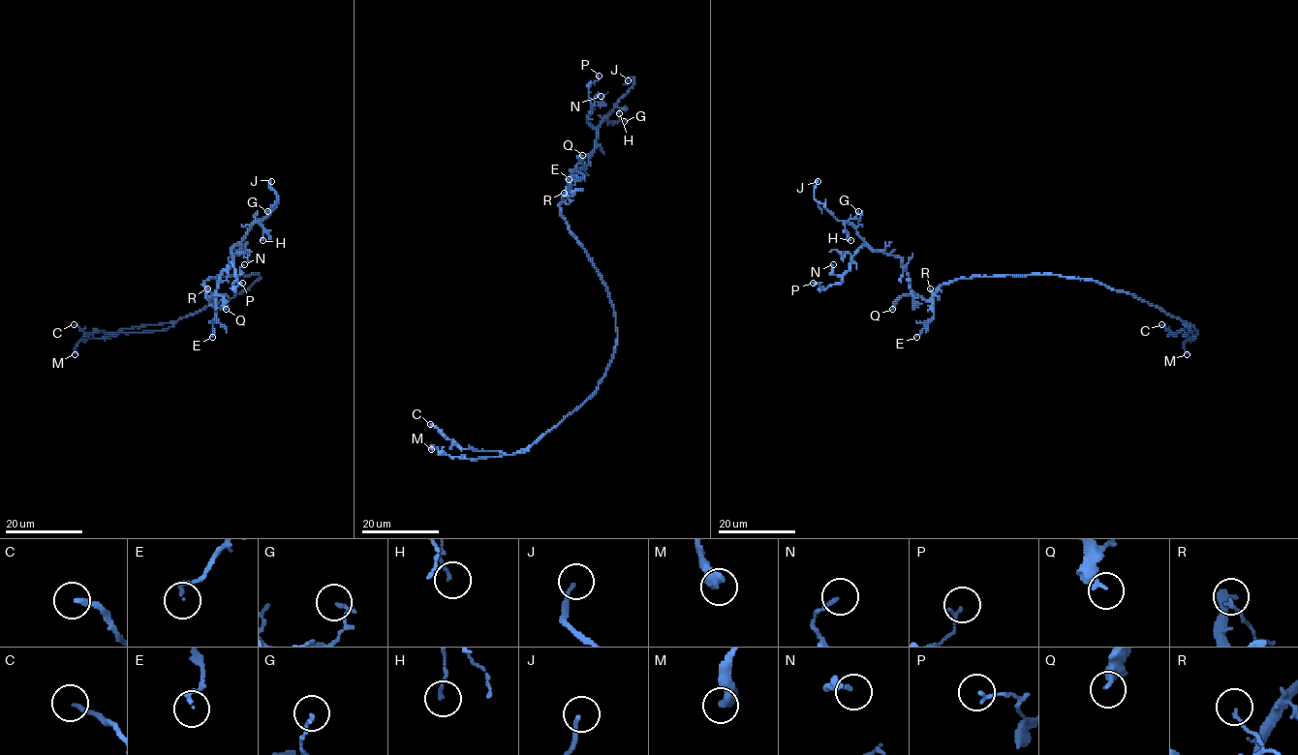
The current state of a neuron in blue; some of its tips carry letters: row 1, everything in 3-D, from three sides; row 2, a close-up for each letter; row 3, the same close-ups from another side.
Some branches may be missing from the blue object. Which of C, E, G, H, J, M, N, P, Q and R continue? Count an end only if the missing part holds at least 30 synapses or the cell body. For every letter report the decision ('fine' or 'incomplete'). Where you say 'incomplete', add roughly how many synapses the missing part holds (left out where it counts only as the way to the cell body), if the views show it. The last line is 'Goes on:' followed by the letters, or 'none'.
C: fine
E: fine
G: fine
H: fine
J: incomplete
M: fine
N: fine
P: fine
Q: fine
R: fine
Goes on: J

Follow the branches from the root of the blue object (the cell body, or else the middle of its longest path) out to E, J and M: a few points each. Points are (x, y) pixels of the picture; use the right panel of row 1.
E: (1026, 274), (972, 276), (942, 284), (934, 296), (934, 317), (916, 337)
J: (1026, 274), (958, 278), (923, 300), (910, 287), (898, 256), (874, 250), (815, 198), (818, 181)
M: (1026, 274), (1093, 280), (1155, 305), (1196, 330), (1194, 339), (1183, 344), (1187, 354)

